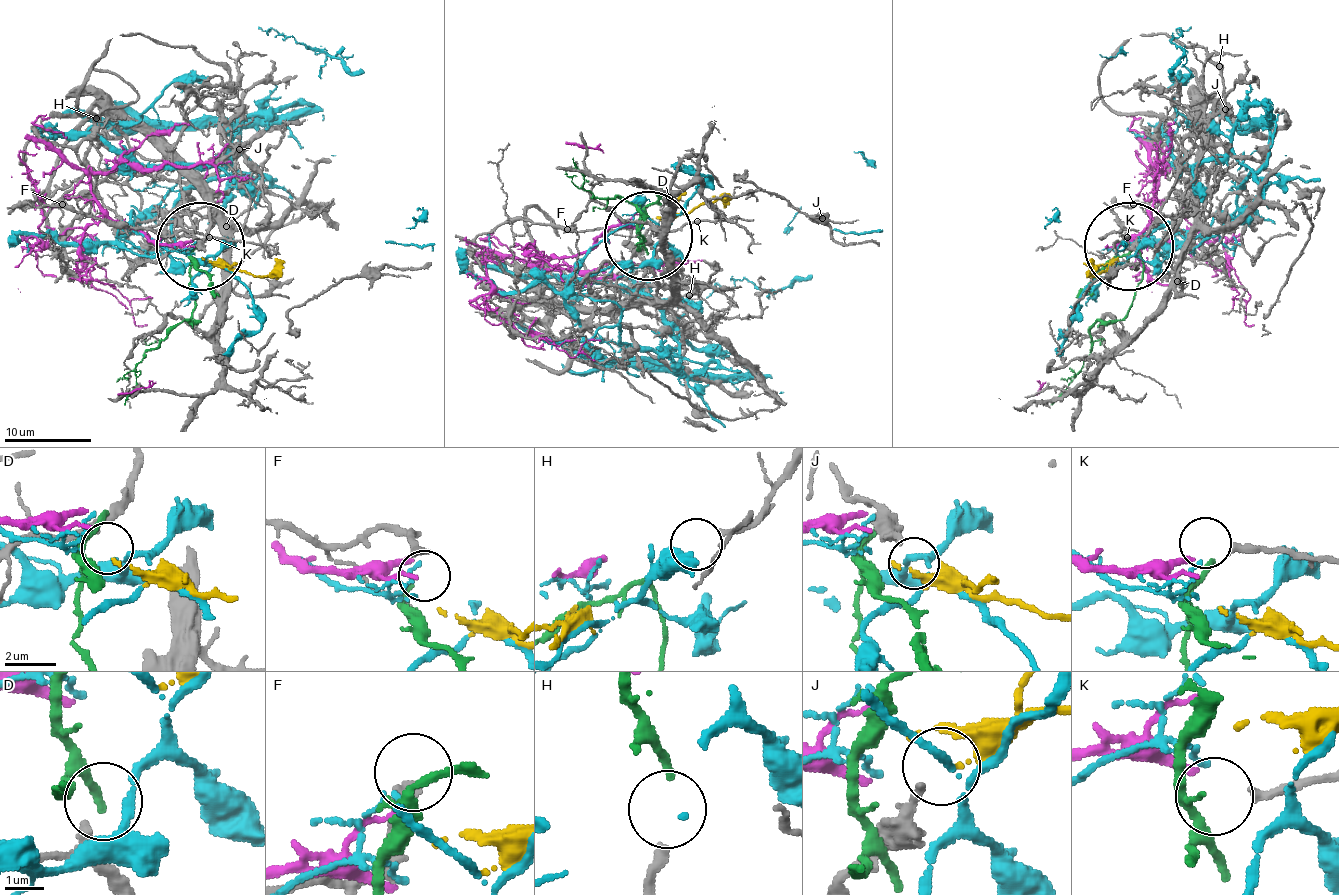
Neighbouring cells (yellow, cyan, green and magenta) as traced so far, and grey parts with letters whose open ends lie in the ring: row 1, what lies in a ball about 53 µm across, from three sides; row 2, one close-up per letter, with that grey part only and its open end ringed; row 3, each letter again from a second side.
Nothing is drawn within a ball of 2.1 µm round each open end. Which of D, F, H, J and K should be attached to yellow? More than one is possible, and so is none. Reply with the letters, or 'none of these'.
J

